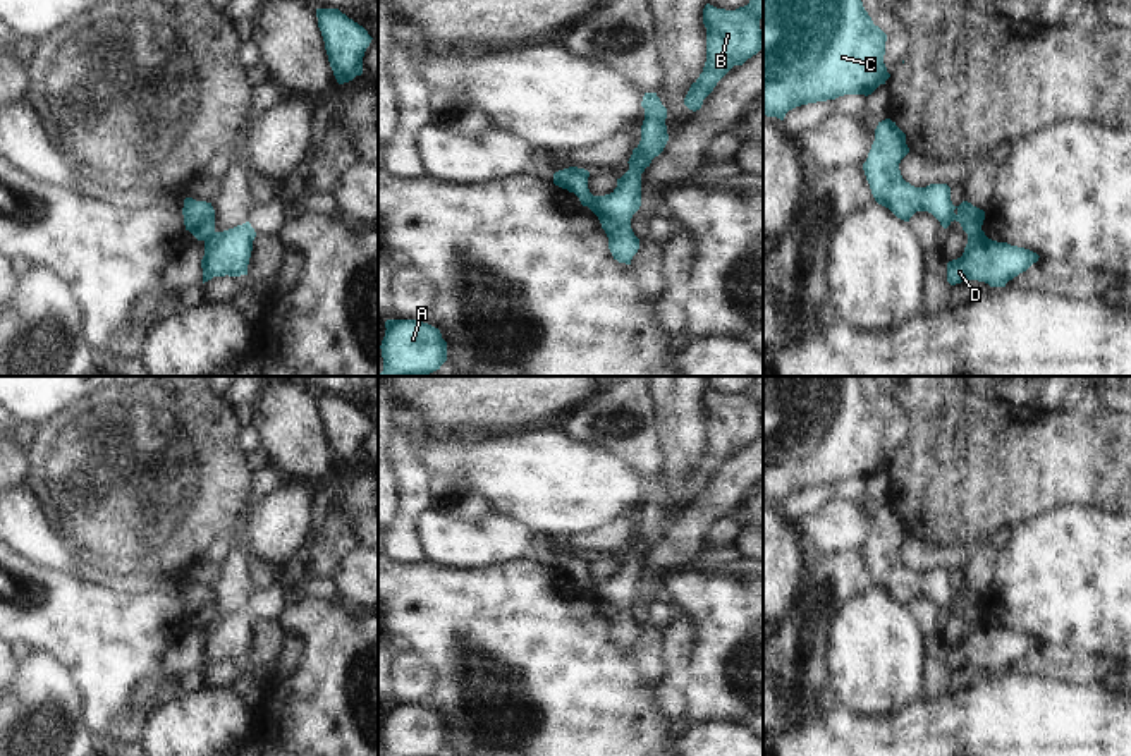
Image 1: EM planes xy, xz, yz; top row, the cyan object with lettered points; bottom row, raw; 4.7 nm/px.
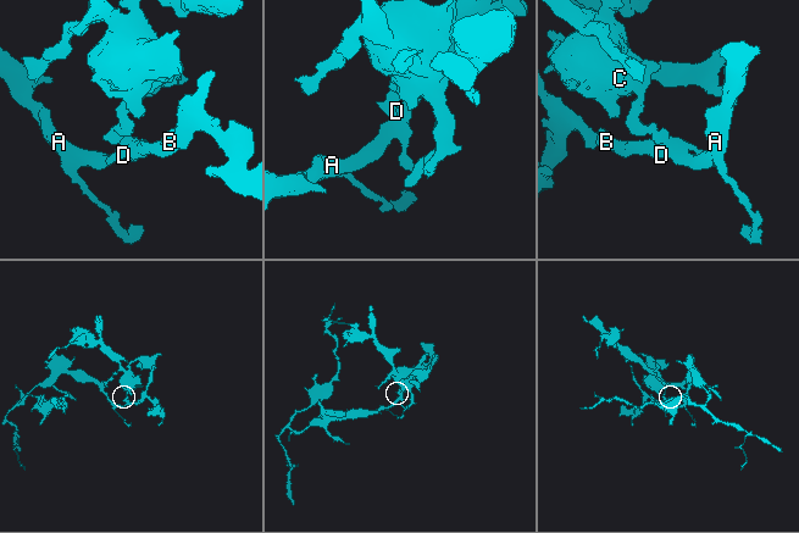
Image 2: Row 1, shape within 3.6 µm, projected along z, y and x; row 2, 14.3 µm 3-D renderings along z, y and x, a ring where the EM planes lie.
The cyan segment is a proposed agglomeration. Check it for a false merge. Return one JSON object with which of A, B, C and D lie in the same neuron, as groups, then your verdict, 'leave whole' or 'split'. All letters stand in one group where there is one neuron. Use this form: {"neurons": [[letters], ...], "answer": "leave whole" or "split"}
{"neurons": [["A", "B", "D"], ["C"]], "answer": "split"}

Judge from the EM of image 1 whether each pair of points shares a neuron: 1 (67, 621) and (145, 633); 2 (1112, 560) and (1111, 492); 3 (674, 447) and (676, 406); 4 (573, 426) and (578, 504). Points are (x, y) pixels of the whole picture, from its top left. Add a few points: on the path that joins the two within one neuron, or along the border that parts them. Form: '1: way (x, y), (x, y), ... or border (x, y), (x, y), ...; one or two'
1: way (86, 627), (93, 633), (126, 633); one
2: border (1071, 502), (1088, 502), (1112, 512); two
3: way (676, 437), (676, 416); one
4: border (561, 430), (611, 452); two

